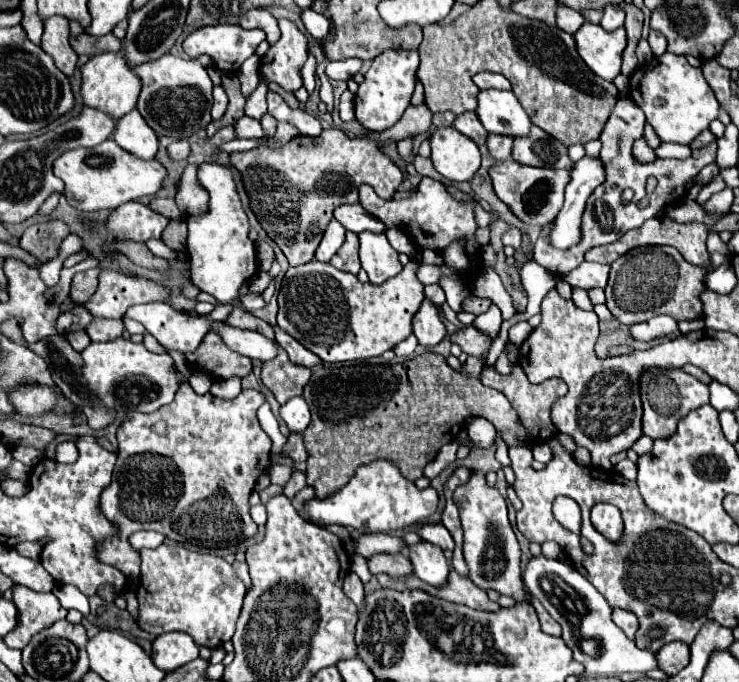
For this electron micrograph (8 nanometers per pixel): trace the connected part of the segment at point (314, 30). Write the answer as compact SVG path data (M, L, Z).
M309 8L309 10L305 10L305 12L301 14L301 20L303 20L307 32L309 32L315 40L325 40L325 38L327 38L327 34L329 34L329 20L327 20L323 14L317 14L317 12L313 12L313 10Z

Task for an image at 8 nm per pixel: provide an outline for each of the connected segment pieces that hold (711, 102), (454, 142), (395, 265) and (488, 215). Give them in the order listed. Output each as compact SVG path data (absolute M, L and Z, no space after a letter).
M671 52L637 68L631 76L631 98L641 106L647 122L663 142L691 144L719 114L719 102L703 78L701 68L693 68L685 56Z
M453 126L431 132L431 160L435 170L451 182L469 182L481 166L477 144Z
M363 232L359 234L359 242L361 268L369 274L369 282L381 284L403 270L403 264L399 262L399 252L389 244L385 234Z
M477 204L477 208L475 208L475 222L477 222L477 226L489 226L493 220L497 220L497 214L495 212L487 212L487 210L483 210Z

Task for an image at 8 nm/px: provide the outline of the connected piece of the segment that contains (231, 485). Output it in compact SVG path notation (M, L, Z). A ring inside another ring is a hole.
M181 382L179 390L175 392L175 400L167 406L161 406L159 410L151 412L151 414L137 414L131 412L127 414L127 418L123 420L123 424L117 430L117 442L119 442L119 458L113 470L113 480L109 484L109 488L105 488L103 498L101 498L101 508L105 510L105 516L109 516L109 520L117 522L117 526L121 526L121 534L119 540L127 544L129 534L137 532L137 530L157 530L161 532L165 538L171 538L175 542L181 544L193 544L193 546L203 546L203 548L235 548L239 546L243 540L253 538L257 534L257 524L251 520L249 516L249 494L253 492L257 480L269 470L269 450L271 450L271 440L269 436L263 432L263 428L259 426L257 420L257 408L265 402L265 396L257 390L241 390L241 394L233 400L225 400L225 398L217 398L211 392L207 394L197 394L187 382Z

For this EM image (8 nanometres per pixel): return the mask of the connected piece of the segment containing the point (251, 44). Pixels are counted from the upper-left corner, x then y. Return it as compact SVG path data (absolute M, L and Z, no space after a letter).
M218 24L191 32L183 40L183 50L191 58L207 54L213 58L219 70L235 74L239 72L241 64L255 54L255 48L263 40L265 32L261 30L243 30L239 25Z

